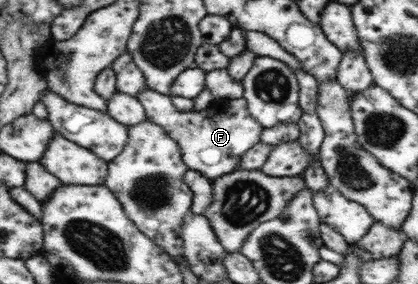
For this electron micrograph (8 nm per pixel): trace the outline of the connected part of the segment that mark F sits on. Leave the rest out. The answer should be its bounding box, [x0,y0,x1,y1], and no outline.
[136,88,264,181]

